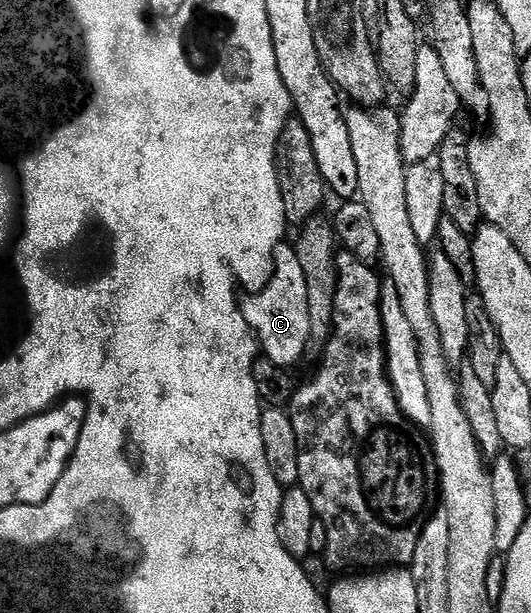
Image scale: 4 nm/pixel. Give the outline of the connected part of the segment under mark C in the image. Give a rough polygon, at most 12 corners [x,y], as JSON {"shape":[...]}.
{"shape":[[291,242],[240,303],[263,358],[294,365],[310,347],[306,276]]}

